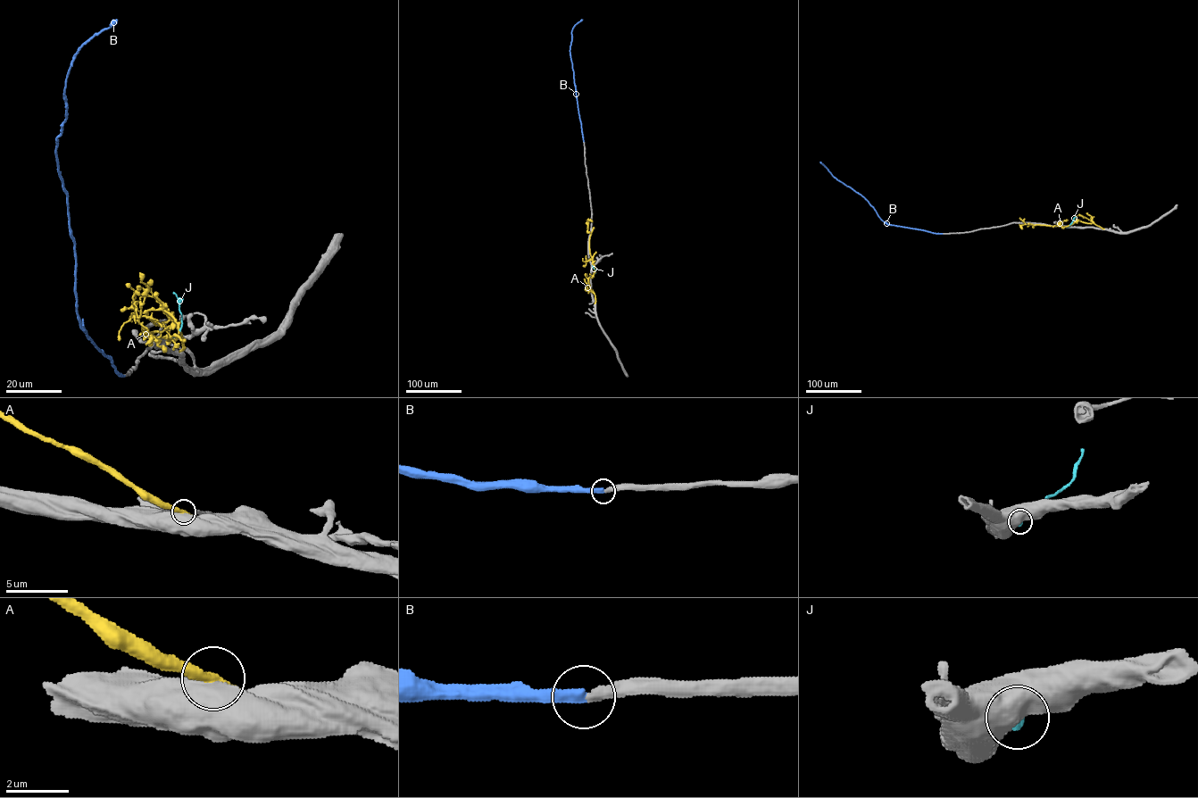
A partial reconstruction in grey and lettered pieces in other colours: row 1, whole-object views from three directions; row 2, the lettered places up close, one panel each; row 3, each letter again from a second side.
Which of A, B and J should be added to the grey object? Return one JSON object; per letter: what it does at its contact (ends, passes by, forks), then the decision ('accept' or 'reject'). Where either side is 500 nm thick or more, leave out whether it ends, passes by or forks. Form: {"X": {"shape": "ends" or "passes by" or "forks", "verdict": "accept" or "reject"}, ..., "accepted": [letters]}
{"A": {"verdict": "reject"}, "B": {"shape": "ends", "verdict": "accept"}, "J": {"verdict": "reject"}, "accepted": ["B"]}

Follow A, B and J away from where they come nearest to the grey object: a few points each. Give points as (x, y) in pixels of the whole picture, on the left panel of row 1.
A: (180, 351), (177, 326), (156, 325), (149, 310), (163, 310), (178, 324), (175, 339), (143, 331), (166, 351)
B: (124, 376), (80, 328), (68, 197), (56, 161), (71, 61), (87, 40), (117, 20)
J: (168, 341), (179, 332), (181, 327), (179, 299), (173, 293)

